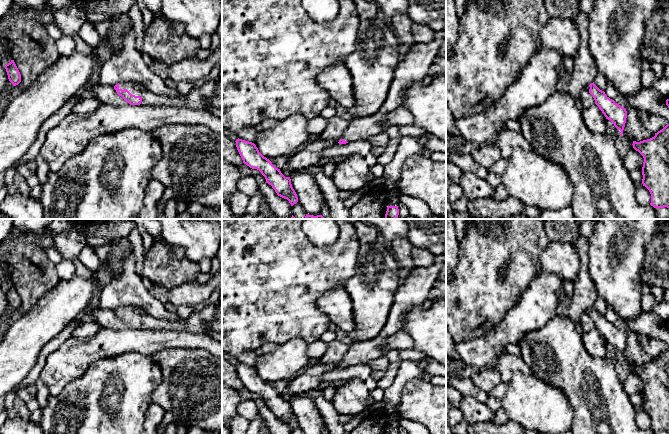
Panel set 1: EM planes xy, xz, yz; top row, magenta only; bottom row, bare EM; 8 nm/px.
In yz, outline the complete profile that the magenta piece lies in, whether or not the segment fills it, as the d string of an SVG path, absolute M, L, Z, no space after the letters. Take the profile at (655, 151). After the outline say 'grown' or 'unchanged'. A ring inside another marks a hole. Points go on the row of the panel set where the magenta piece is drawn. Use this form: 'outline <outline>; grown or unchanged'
outline M669 124L654 137L632 145L644 158L642 184L651 194L650 205L669 208Z; unchanged

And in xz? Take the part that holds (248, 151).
outline M239 138L235 142L244 164L259 170L265 177L266 183L272 186L278 196L287 199L291 206L298 202L290 177L285 177L280 169L276 168L269 159L259 152L254 143Z; unchanged

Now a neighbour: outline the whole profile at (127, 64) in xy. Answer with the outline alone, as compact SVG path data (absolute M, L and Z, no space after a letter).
M130 20L122 35L121 49L110 55L100 70L98 83L114 87L122 80L141 83L149 91L168 97L179 97L176 89L169 88L165 81L154 74L145 64L140 52L136 49L136 35L133 22Z

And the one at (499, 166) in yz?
M500 158L490 168L488 168L488 172L502 175L507 168L507 164L508 162L506 159Z

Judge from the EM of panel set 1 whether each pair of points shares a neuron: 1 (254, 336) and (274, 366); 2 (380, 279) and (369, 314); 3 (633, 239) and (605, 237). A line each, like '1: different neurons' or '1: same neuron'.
1: different neurons
2: same neuron
3: same neuron

